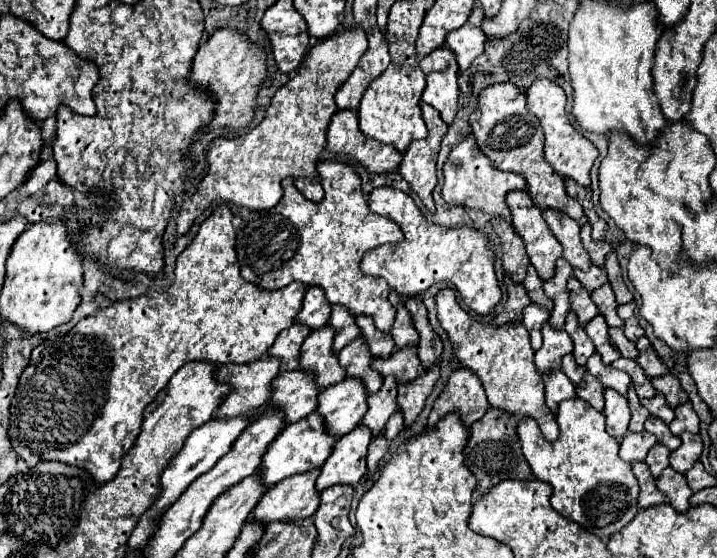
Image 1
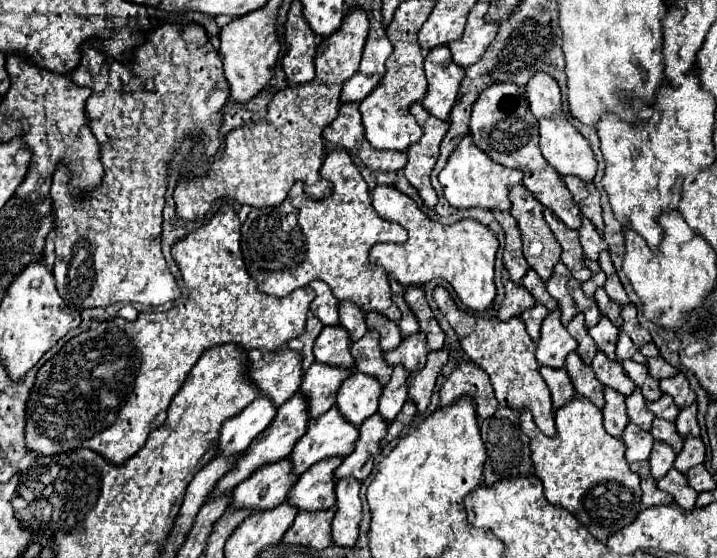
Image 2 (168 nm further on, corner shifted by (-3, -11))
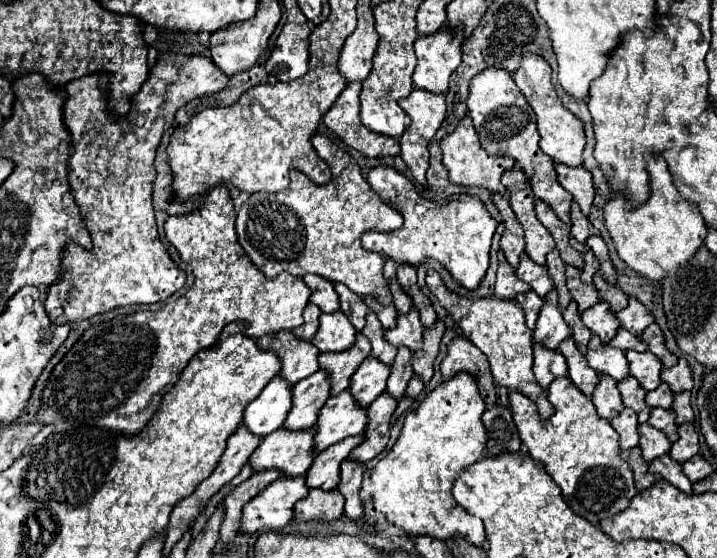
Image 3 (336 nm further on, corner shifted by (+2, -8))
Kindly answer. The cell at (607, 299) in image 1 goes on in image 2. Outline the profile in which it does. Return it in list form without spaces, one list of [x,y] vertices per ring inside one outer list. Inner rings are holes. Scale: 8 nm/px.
[[[597,289],[595,301],[597,301],[597,305],[599,305],[601,315],[607,317],[607,319],[611,319],[611,321],[621,329],[621,327],[623,327],[623,321],[621,321],[621,315],[619,315],[619,313],[621,313],[621,307],[619,307],[617,303],[613,303],[613,301],[607,297],[605,289]]]

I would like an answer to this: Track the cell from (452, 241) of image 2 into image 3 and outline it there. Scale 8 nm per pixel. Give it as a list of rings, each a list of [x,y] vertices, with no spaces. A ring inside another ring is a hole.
[[[374,166],[368,172],[368,182],[386,204],[394,206],[404,216],[404,224],[394,232],[367,231],[361,237],[366,250],[380,252],[398,264],[420,264],[428,258],[440,260],[448,272],[468,290],[474,290],[484,278],[490,264],[490,242],[498,222],[490,216],[486,206],[474,196],[448,196],[444,200],[426,200],[416,186],[392,166]]]

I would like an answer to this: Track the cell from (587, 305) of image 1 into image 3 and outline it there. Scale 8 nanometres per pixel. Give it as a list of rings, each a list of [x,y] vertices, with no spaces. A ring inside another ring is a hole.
[[[574,268],[572,276],[568,276],[568,290],[572,294],[572,298],[576,300],[580,312],[588,310],[592,304],[598,302],[598,290],[594,288],[594,284],[584,284],[580,280],[580,270]]]

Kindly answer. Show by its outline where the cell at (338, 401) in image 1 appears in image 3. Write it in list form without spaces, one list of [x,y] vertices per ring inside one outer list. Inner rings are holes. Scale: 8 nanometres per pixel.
[[[372,356],[358,366],[358,370],[350,380],[350,390],[360,406],[366,408],[368,404],[372,404],[374,398],[378,398],[386,390],[388,374],[390,366],[374,360]]]

